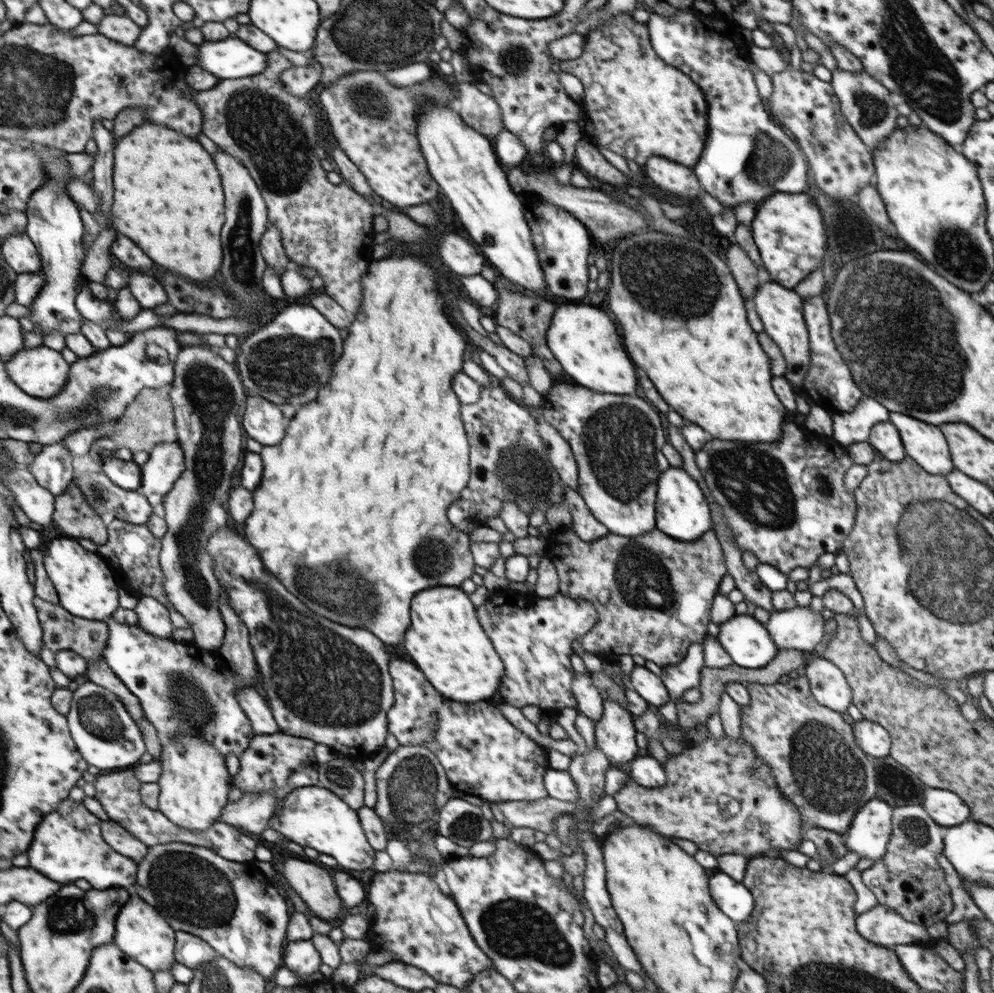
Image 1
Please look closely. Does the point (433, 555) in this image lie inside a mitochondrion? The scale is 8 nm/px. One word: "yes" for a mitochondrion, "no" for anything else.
yes

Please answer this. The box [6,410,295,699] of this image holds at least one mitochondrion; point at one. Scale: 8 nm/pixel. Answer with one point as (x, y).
(95, 489)

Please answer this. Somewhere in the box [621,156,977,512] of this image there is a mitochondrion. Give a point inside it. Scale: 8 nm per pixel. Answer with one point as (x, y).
(879, 351)

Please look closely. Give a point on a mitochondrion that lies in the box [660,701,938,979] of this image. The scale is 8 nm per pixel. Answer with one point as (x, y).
(832, 778)

